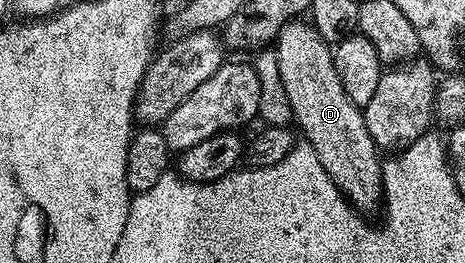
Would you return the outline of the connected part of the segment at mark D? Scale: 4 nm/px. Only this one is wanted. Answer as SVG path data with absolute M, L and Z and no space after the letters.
M292 19L280 31L273 48L277 67L281 67L278 88L287 96L287 105L295 116L294 124L302 140L311 146L319 166L325 167L329 179L333 179L360 213L371 215L374 209L376 212L383 199L381 150L373 135L369 135L369 127L365 127L362 108L355 105L353 99L345 95L345 87L341 87L332 46L317 35L314 25L303 19Z

